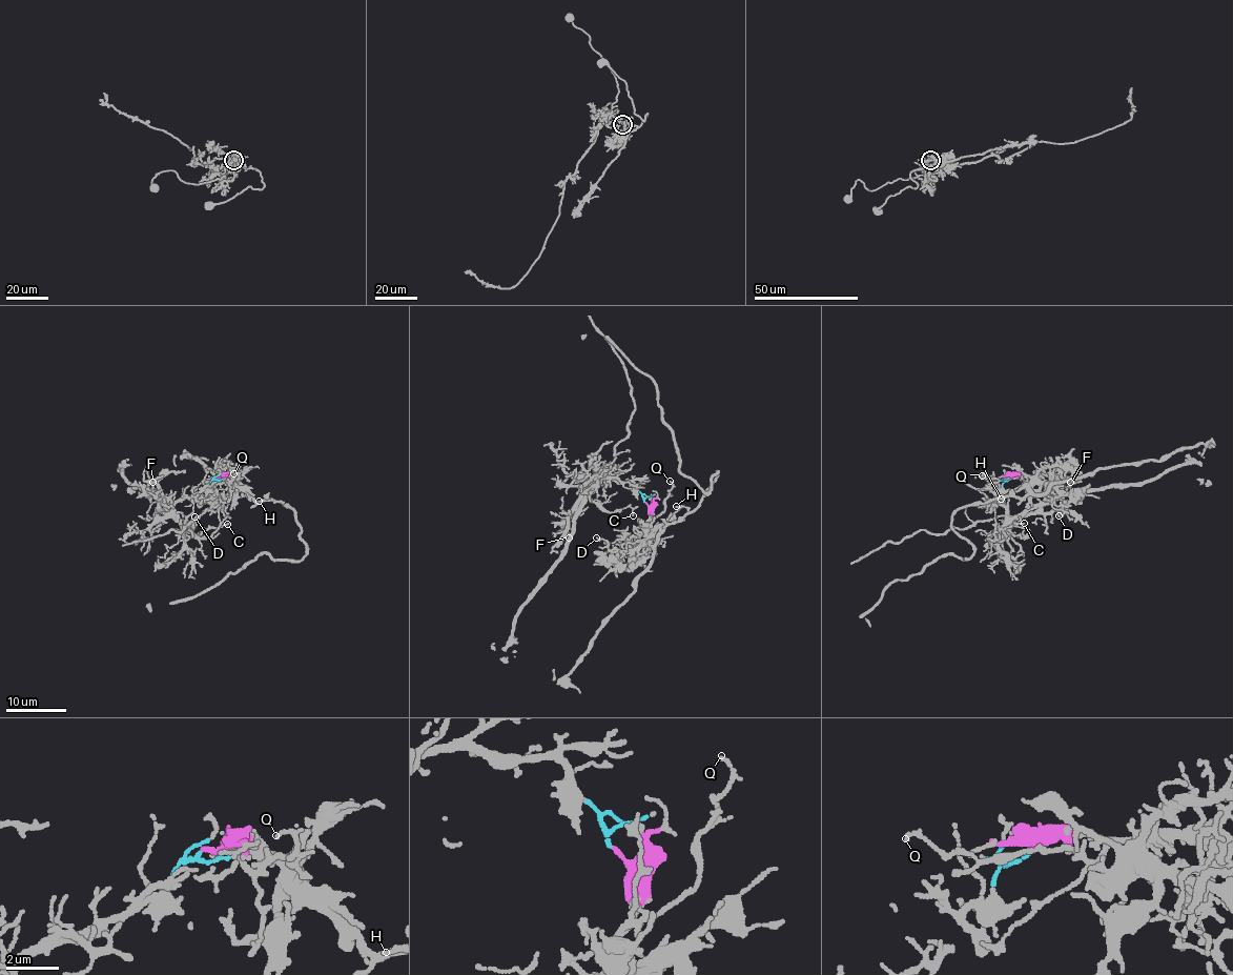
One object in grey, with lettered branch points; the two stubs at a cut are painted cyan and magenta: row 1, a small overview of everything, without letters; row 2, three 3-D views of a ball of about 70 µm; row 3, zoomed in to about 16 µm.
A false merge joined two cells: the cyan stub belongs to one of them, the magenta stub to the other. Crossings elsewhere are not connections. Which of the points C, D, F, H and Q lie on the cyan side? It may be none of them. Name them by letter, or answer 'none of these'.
C, F

